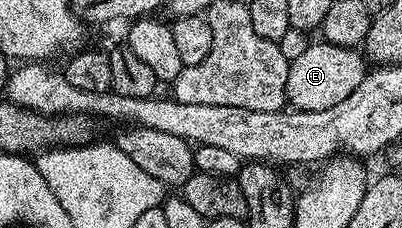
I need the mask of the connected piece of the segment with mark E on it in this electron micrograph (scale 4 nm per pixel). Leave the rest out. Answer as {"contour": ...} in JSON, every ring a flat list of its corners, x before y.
{"contour":[[323,40,313,41,298,56,298,60,288,63,286,80,286,102,289,107,310,112,322,112,322,108,334,108,341,100,346,100,358,84,362,84,366,73,366,58,359,49,350,46,335,46]]}

